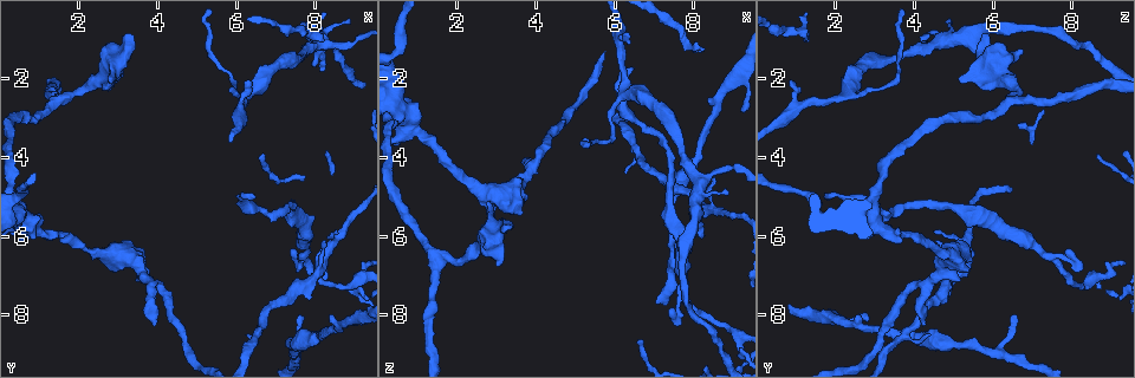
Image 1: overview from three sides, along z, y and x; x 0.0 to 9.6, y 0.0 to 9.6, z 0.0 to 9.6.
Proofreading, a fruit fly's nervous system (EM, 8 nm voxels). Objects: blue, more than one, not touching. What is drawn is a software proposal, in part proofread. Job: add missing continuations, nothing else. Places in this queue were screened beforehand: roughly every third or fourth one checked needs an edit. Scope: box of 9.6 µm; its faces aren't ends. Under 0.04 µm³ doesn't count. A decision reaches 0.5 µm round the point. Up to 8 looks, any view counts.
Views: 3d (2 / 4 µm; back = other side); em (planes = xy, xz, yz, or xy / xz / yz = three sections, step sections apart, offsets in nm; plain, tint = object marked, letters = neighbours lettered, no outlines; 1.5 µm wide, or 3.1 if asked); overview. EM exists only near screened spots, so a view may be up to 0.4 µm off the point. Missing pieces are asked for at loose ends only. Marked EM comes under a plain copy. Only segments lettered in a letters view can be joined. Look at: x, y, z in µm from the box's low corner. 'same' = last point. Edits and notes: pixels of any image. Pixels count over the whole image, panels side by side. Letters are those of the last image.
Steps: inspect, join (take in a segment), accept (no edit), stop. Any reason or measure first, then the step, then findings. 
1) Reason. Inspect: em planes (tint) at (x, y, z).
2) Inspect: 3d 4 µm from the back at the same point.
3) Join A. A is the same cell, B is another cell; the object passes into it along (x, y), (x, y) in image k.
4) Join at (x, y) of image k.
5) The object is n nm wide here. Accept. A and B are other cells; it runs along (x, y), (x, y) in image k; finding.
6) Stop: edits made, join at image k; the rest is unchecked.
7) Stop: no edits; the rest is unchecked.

Free end. Inspect: em xz step 8 (tint) at (2.75, 1.95, 5.10).

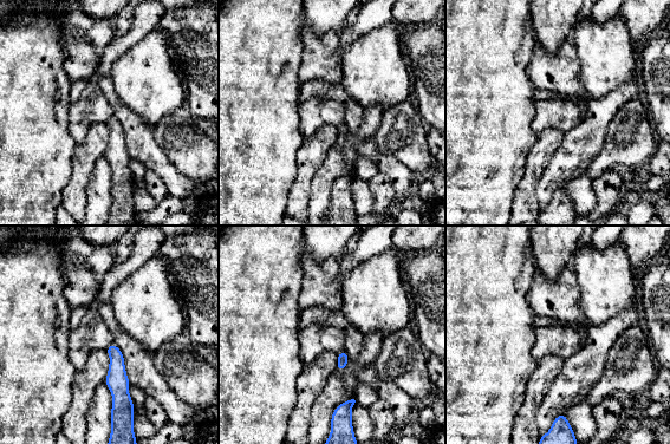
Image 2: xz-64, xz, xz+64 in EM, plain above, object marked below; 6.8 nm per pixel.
Cut it another way. Inspect: em planes (letters) at the same point.

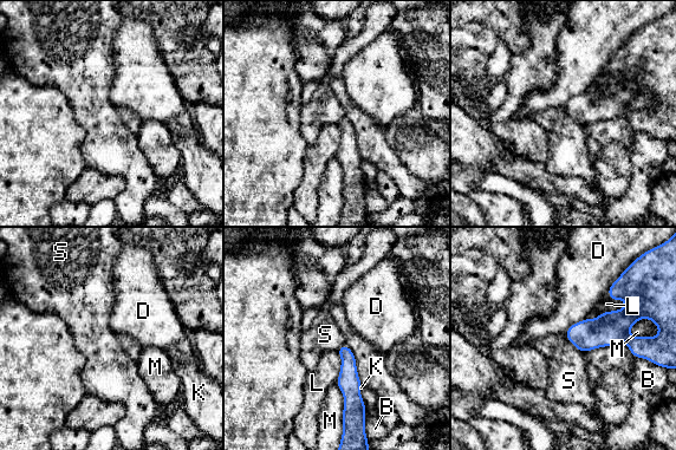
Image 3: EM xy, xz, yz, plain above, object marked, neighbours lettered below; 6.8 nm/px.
The longest contact is with M, 360 nm. Accept. B, D, K, L, M and S are other cells; a border runs along (585, 318), (573, 323), (564, 333) in image 3; no lettered segment goes on from it.

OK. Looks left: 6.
Free end. Inspect: 3d 2 µm from the back at (2.95, 1.25, 6.75).

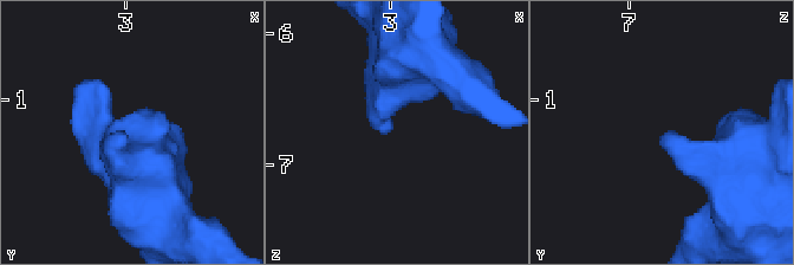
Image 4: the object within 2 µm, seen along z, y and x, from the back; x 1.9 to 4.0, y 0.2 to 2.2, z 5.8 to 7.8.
Inspect: em xy step 8 (letters) at (3.00, 1.26, 6.74).

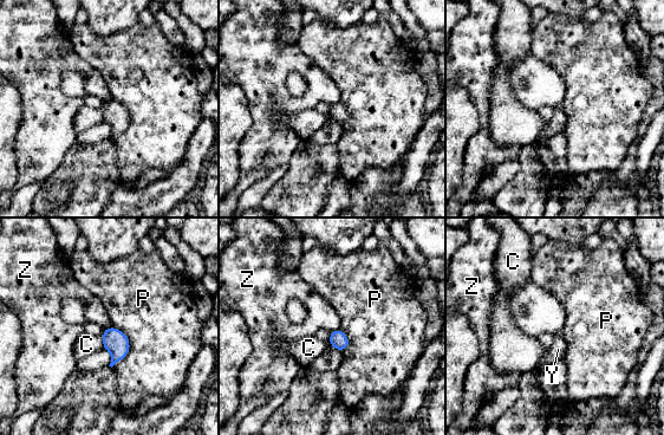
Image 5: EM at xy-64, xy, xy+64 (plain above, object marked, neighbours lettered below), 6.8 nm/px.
Accept. C, P, Y and Z are other cells; a border runs along (339, 328), (330, 332) in image 5; no lettered segment goes on from it.

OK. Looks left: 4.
An open end. Inspect: em yz step 4 (letters) at (6.30, 2.05, 0.90).

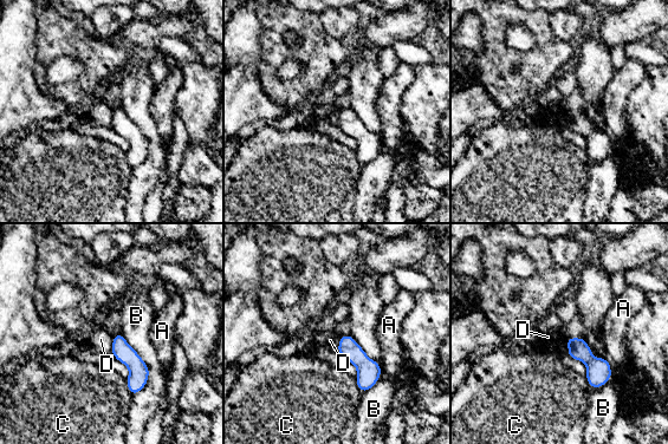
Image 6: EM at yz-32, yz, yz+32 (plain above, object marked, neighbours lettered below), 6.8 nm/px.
Inspect: em planes (letters) at the same point.

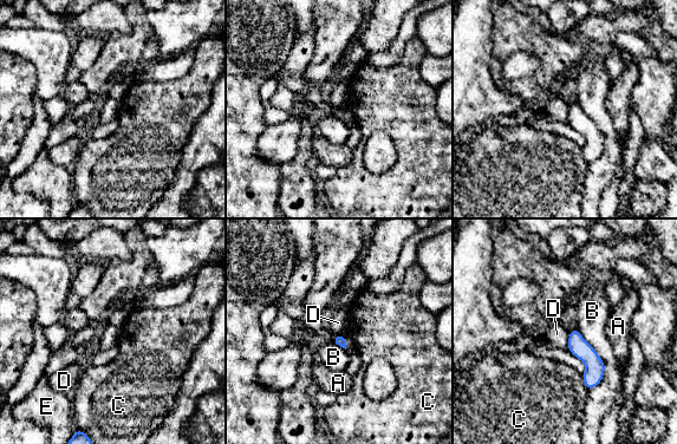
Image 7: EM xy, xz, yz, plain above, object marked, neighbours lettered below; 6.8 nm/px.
The longest contact is with B, 440 nm. Accept. A, B, C, D and E are other cells; it runs along (574, 332), (591, 359), (591, 385) in image 7; no lettered segment goes on from it.

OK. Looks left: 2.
Stop: no edits; the rest is unchecked.

